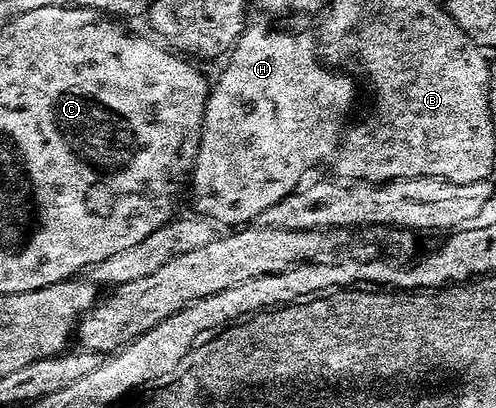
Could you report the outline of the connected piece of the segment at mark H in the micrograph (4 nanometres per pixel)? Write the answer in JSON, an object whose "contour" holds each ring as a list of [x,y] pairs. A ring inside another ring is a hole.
{"contour":[[[246,26],[235,43],[234,50],[230,52],[226,63],[227,68],[220,73],[219,80],[213,83],[207,96],[203,132],[199,138],[199,152],[195,158],[195,169],[191,173],[189,183],[192,188],[195,186],[196,209],[207,211],[208,216],[206,215],[206,218],[208,220],[214,221],[216,224],[218,224],[217,222],[228,223],[228,228],[235,229],[240,225],[247,225],[258,220],[260,213],[265,209],[269,209],[269,205],[277,205],[277,201],[281,201],[285,196],[290,195],[304,182],[304,180],[302,181],[303,174],[310,167],[317,166],[322,159],[330,160],[334,156],[339,146],[339,140],[345,130],[343,115],[350,113],[351,102],[355,99],[355,83],[350,79],[350,77],[352,78],[350,74],[332,73],[320,62],[317,58],[317,47],[312,36],[310,39],[307,35],[294,35],[291,31],[270,31],[267,27]]]}

